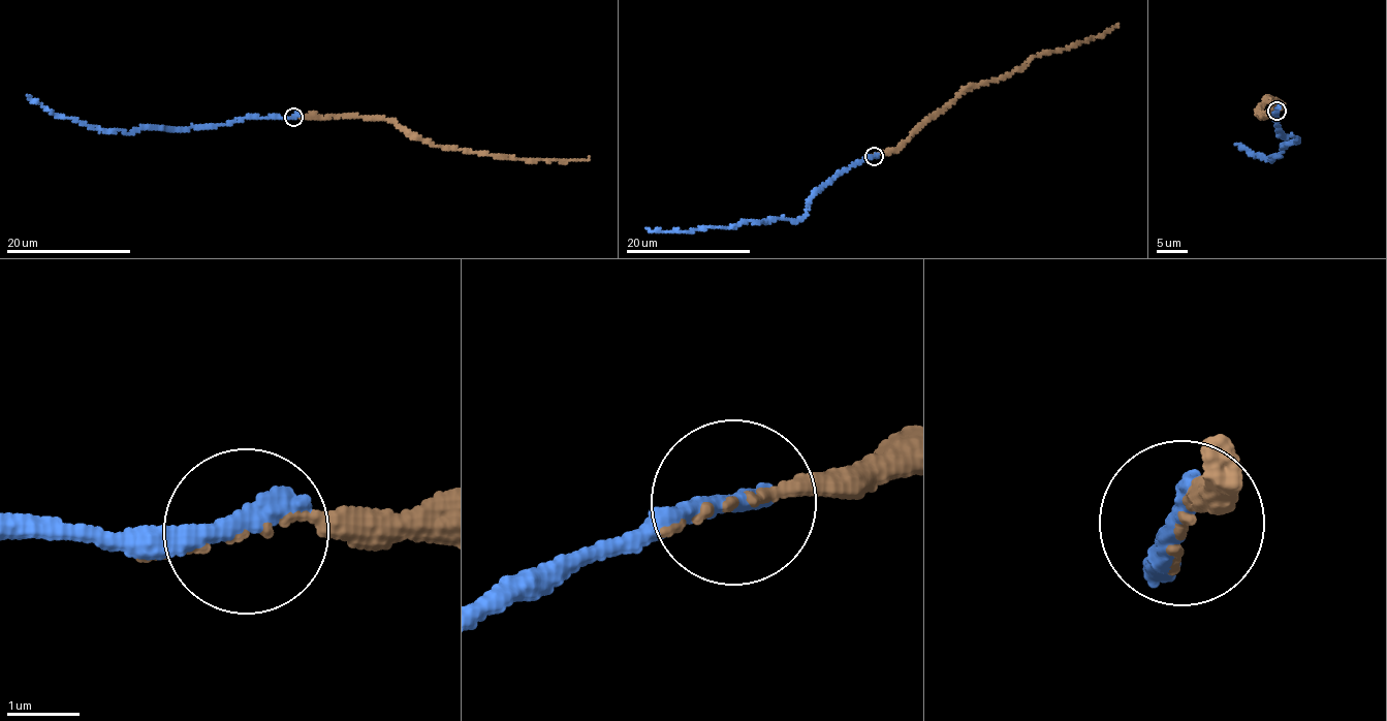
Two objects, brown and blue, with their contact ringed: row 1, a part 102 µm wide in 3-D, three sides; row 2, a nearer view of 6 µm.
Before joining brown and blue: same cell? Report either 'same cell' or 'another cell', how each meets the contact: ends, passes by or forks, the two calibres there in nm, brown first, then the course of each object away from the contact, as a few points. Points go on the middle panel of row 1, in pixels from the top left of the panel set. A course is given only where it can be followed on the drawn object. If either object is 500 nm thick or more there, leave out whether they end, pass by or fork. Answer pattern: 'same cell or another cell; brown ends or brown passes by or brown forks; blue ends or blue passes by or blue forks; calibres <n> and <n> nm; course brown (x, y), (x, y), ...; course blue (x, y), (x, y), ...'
same cell; brown passes by; blue ends; calibres 80 and 360 nm; course brown (874, 155), (893, 153), (918, 127), (968, 90), (1018, 71), (1037, 56), (1057, 53), (1099, 38), (1117, 25); course blue (874, 155), (836, 173), (817, 191), (800, 218), (743, 220), (727, 227), (689, 231), (647, 229)

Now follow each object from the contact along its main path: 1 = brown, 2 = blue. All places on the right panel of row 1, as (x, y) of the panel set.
1: (1277, 111), (1284, 105), (1267, 96), (1260, 112), (1262, 116), (1266, 116), (1261, 116), (1273, 107), (1271, 99)
2: (1277, 111), (1273, 120), (1280, 133), (1294, 136), (1295, 142), (1281, 147), (1275, 157), (1263, 159), (1236, 144)

